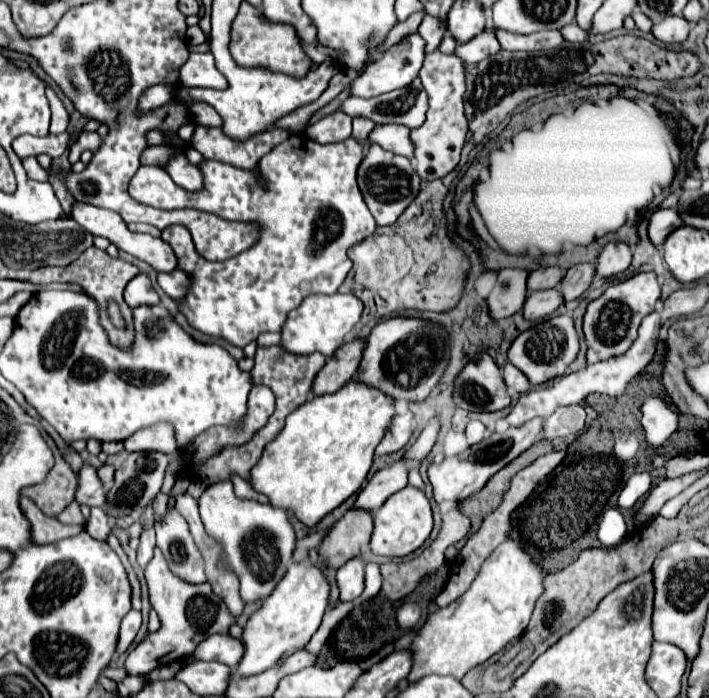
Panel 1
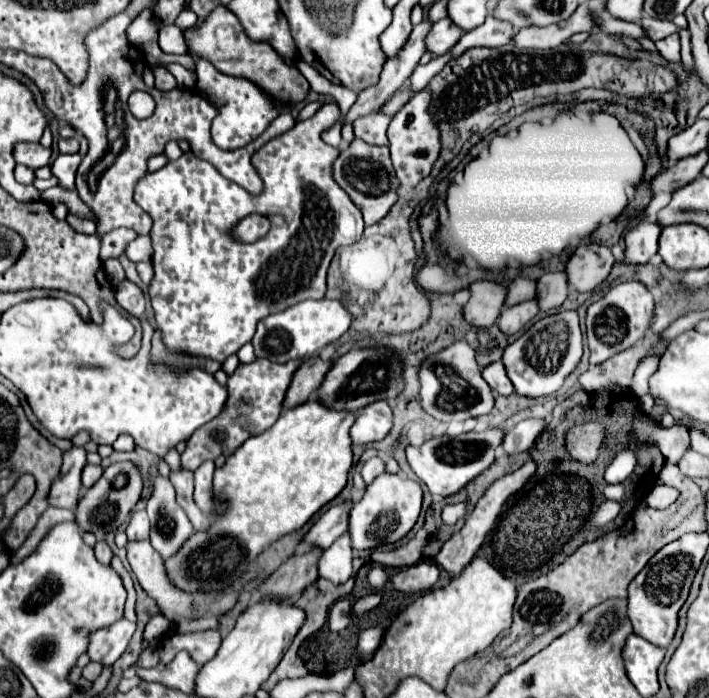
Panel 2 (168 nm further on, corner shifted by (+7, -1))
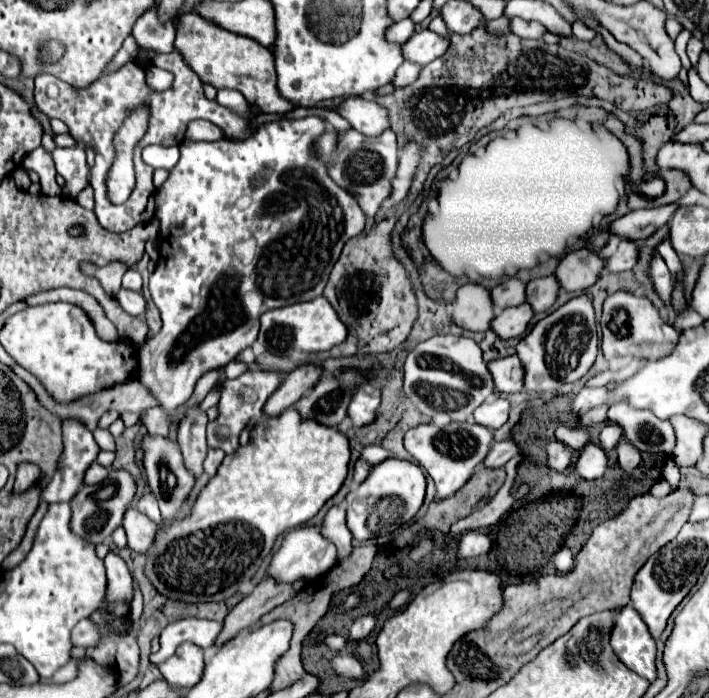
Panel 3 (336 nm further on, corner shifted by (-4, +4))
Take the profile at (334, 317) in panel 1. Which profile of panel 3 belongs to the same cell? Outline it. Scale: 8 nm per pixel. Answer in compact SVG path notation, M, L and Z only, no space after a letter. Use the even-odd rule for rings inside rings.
M324 296L310 300L310 302L298 302L292 306L268 310L260 318L262 328L258 334L258 342L272 354L278 356L290 356L292 352L324 352L332 346L338 346L346 340L348 328L338 318L336 310Z

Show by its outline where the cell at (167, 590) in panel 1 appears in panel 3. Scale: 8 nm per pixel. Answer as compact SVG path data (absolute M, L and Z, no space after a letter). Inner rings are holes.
M128 508L122 526L126 528L128 546L134 552L146 554L154 546L158 524L154 524L150 518L144 518L144 514L140 514L136 508Z

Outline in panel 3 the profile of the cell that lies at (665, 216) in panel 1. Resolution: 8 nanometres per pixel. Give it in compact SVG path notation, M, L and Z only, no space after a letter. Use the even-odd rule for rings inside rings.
M620 240L620 246L614 256L606 260L606 270L622 272L632 270L638 262L638 242L636 240Z

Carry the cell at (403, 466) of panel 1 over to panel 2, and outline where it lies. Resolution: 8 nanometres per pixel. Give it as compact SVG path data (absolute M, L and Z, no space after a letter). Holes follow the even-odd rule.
M341 505L329 507L305 533L301 539L303 545L307 547L317 547L317 549L327 549L339 535L347 531L347 519L349 511L343 509Z

